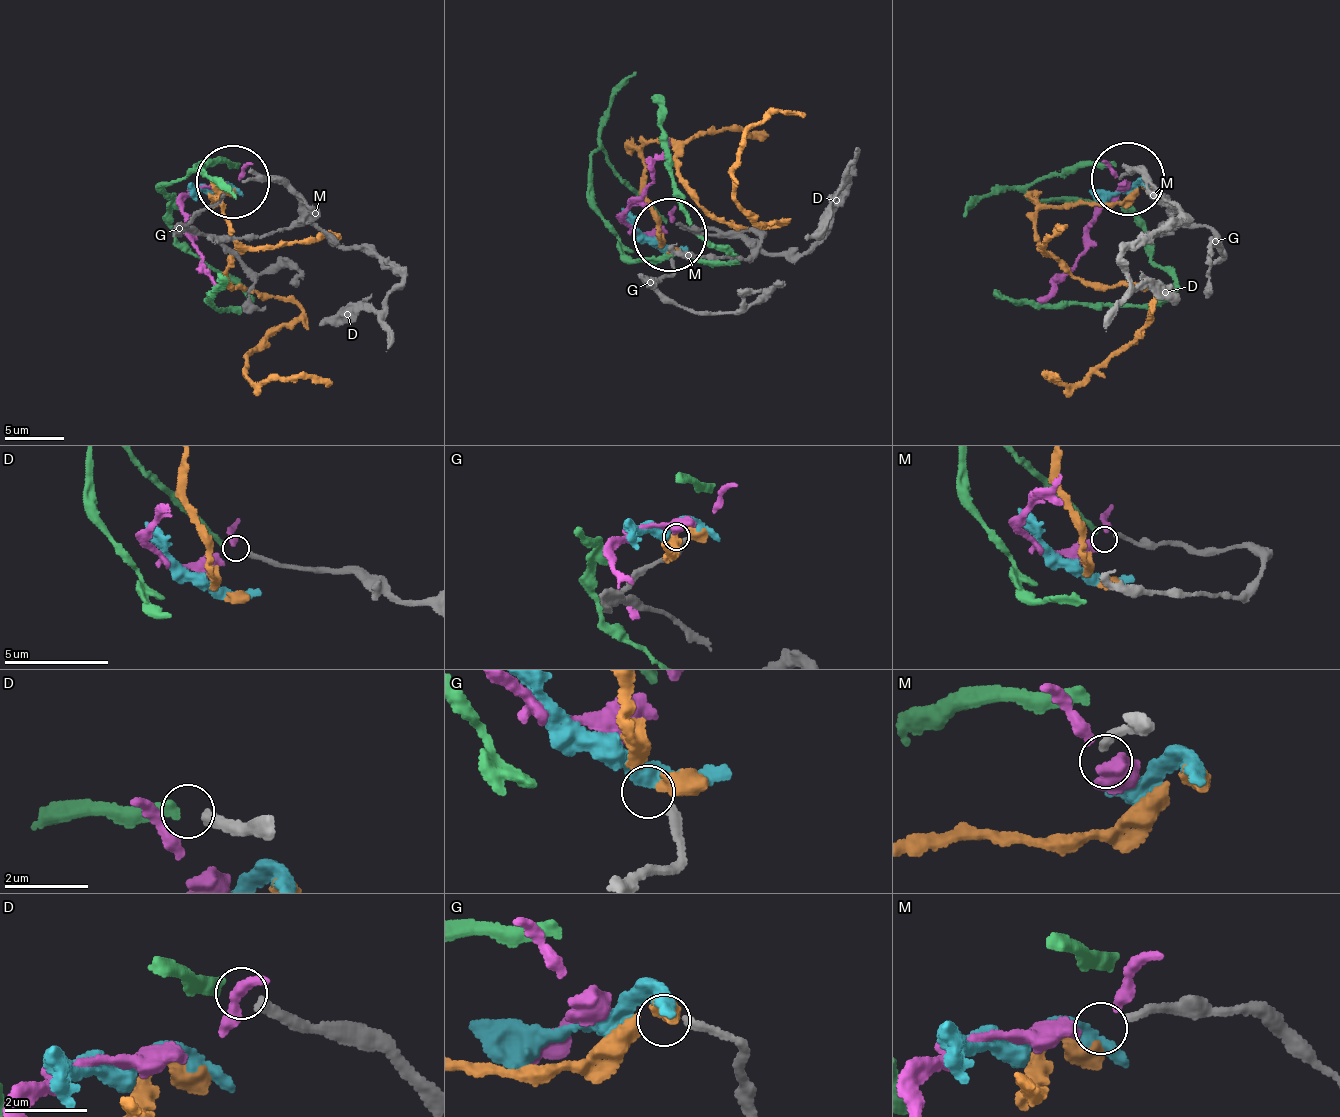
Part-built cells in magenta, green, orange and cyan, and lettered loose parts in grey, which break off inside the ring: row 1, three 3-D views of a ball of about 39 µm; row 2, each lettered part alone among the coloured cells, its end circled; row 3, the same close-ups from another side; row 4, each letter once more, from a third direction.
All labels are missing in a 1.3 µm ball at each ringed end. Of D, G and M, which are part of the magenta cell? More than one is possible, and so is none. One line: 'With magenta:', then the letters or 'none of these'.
With magenta: M

